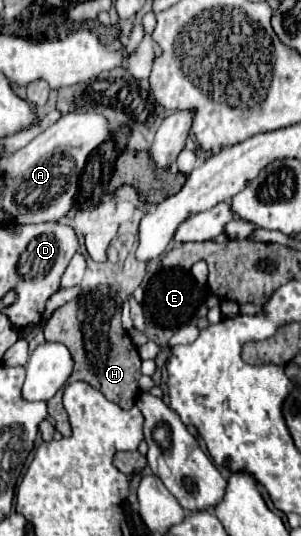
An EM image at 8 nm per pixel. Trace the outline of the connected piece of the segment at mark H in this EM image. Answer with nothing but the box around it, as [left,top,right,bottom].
[45,289,141,409]

